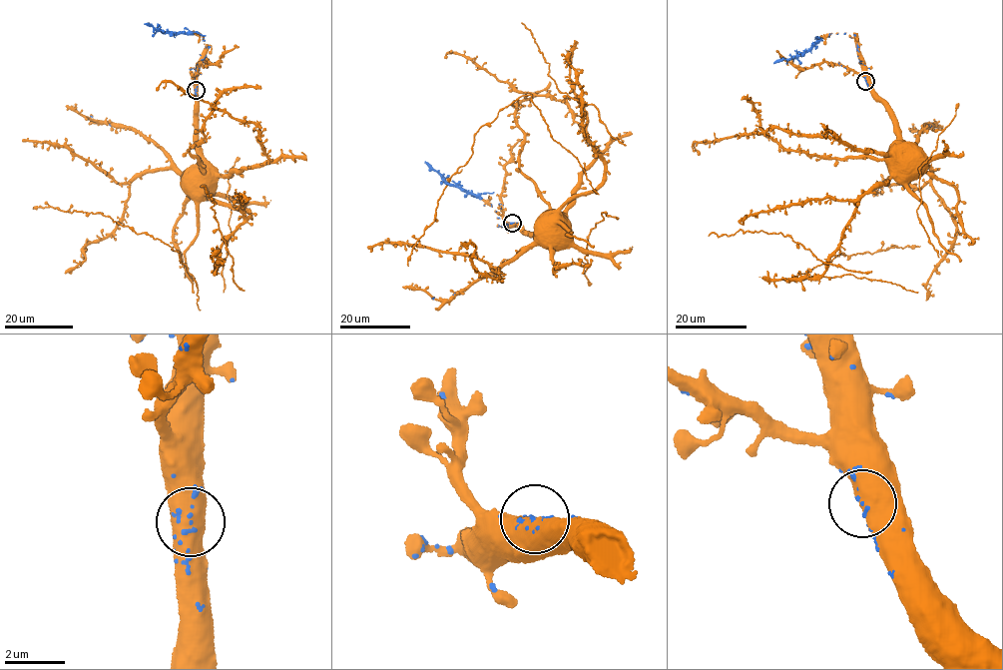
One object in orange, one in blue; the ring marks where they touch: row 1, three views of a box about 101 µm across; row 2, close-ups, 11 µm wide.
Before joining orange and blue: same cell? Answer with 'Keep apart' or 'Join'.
Join

